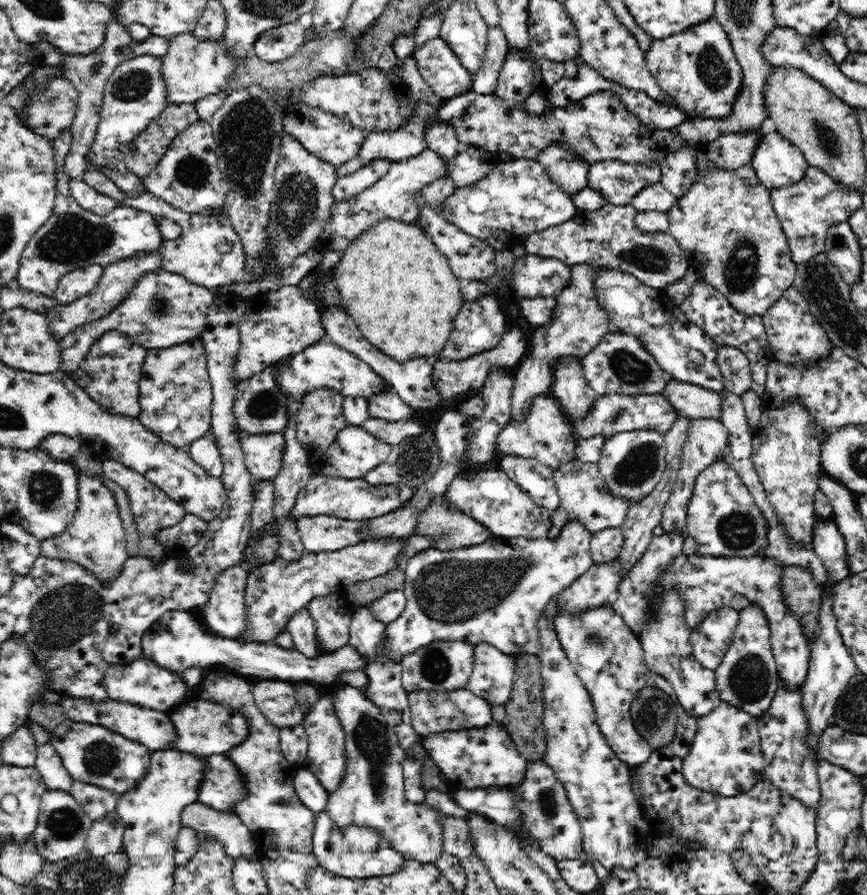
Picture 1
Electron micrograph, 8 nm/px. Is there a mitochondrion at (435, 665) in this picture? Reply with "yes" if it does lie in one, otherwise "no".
yes

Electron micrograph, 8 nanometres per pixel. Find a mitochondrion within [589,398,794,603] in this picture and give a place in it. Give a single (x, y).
(639, 464)

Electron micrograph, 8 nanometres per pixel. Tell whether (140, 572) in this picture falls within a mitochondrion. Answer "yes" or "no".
no

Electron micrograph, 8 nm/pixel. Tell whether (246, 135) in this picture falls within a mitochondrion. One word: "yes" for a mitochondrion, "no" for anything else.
yes

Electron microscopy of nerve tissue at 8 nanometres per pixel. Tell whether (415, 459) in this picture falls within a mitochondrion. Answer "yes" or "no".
yes

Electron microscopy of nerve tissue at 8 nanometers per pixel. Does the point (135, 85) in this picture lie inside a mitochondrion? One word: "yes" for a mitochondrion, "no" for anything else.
yes

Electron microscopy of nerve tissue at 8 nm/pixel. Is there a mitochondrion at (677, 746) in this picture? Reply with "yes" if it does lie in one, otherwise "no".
no

